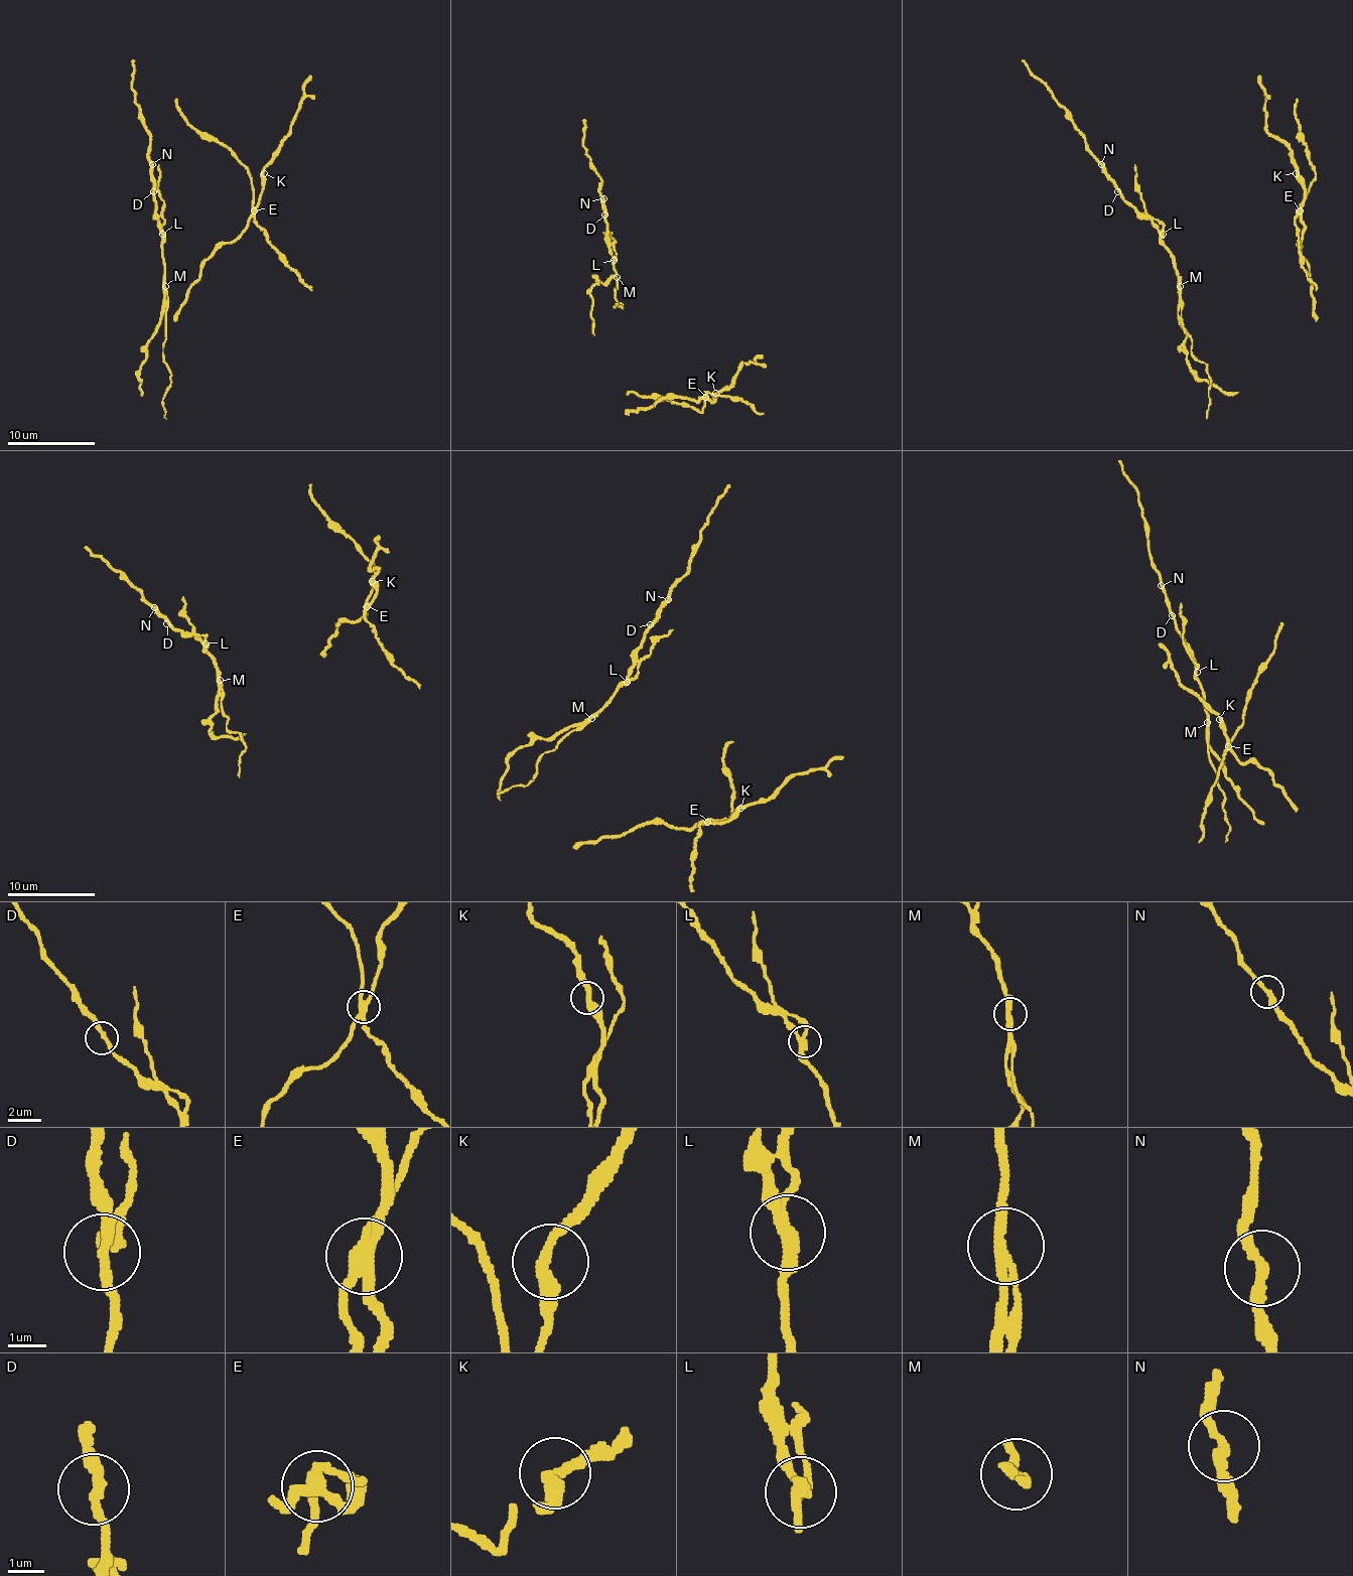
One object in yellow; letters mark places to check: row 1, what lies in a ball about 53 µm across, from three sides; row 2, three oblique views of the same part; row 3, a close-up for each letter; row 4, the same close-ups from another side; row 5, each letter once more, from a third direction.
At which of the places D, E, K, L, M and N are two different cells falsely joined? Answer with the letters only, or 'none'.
E, L, M

